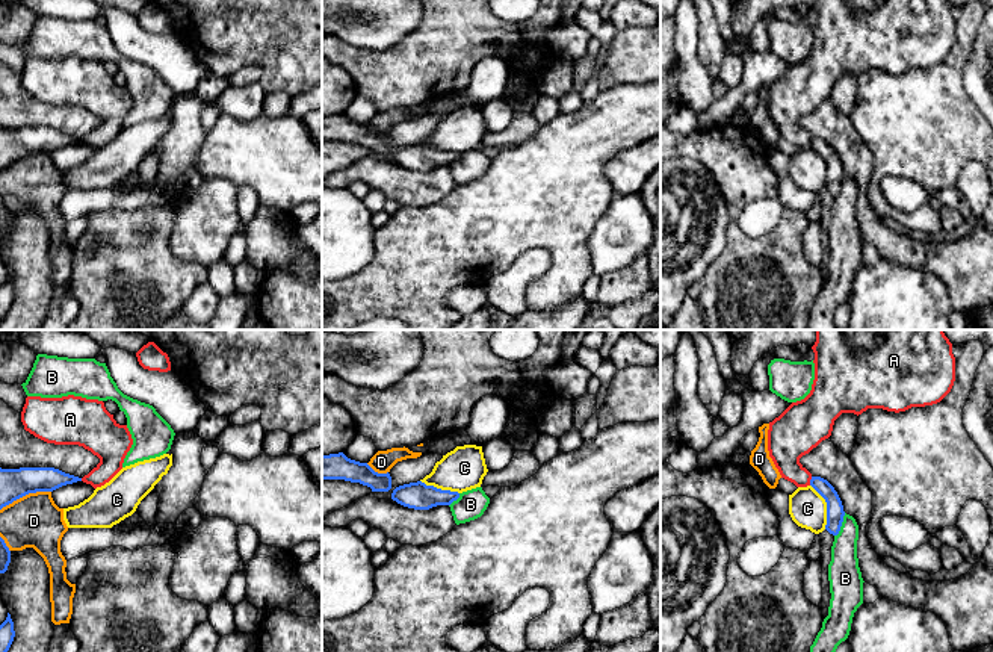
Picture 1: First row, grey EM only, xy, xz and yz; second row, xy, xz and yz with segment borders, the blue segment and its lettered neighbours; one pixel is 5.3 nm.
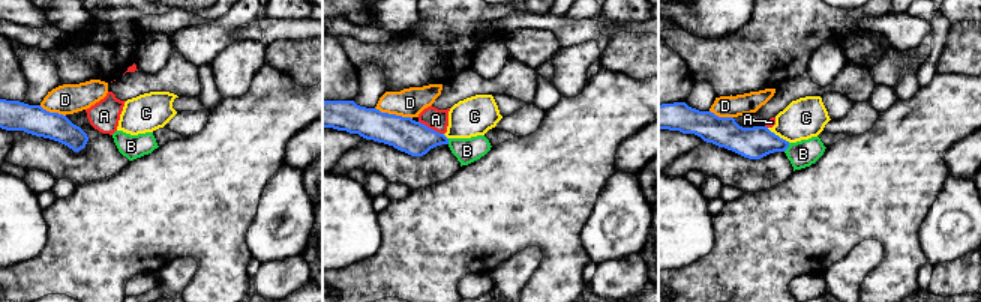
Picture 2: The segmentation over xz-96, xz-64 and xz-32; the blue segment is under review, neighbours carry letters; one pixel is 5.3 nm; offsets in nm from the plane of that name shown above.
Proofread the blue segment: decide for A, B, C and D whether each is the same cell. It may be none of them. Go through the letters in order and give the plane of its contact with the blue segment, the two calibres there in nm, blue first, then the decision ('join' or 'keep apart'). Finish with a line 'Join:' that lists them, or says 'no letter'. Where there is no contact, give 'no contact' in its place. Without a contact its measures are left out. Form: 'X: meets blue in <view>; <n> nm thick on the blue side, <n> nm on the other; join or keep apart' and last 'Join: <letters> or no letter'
A: meets blue in yz; 100 nm thick on the blue side, 220 nm on the other; keep apart
B: meets blue in yz; 100 nm thick on the blue side, 170 nm on the other; keep apart
C: meets blue in yz; 100 nm thick on the blue side, 200 nm on the other; keep apart
D: meets blue in xy; 160 nm thick on the blue side, 280 nm on the other; keep apart
Join: no letter

